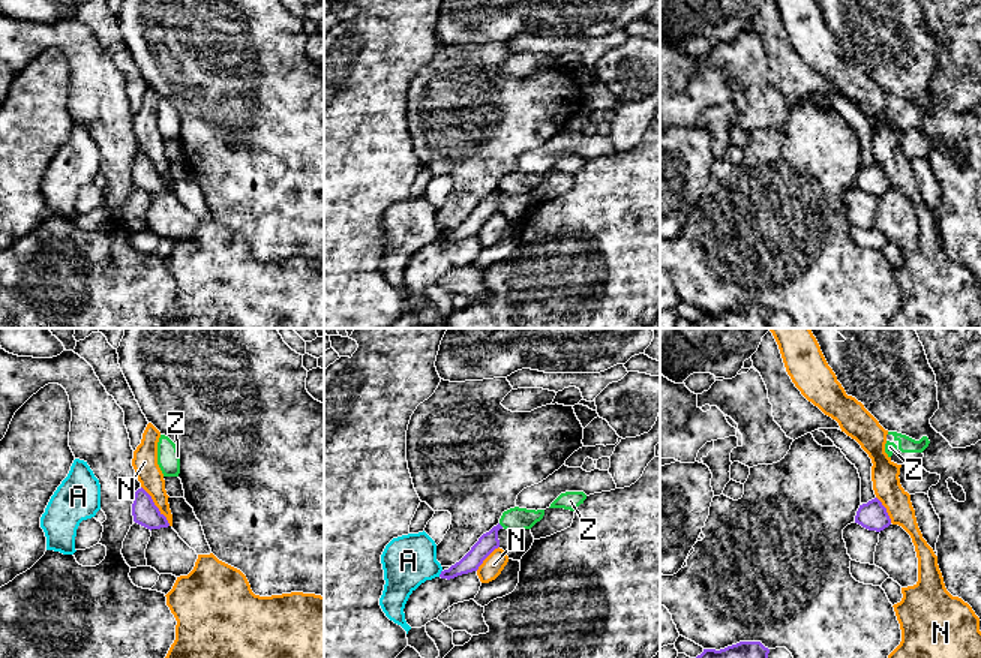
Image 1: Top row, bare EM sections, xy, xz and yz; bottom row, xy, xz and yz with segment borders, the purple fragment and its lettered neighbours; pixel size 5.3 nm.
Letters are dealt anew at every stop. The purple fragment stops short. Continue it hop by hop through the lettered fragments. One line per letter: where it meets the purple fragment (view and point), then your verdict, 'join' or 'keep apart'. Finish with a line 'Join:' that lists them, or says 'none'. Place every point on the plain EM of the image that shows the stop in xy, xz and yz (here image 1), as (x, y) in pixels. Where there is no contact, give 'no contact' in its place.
A: meets purple in xz at (441, 237); keep apart
N: meets purple in xy at (155, 170); keep apart
Z: meets purple in xz at (500, 189); keep apart
Join: none

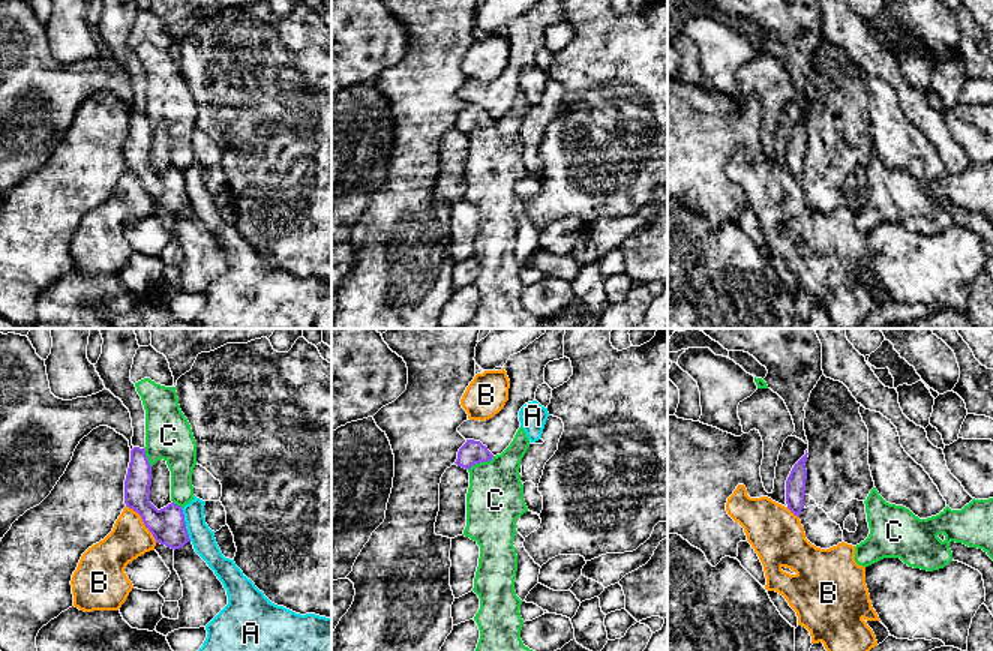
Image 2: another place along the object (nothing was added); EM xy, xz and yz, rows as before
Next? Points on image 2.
A: meets purple in xy at (185, 189); keep apart
B: meets purple in xy at (143, 185); keep apart
C: meets purple in xz at (480, 125); keep apart
Join: none

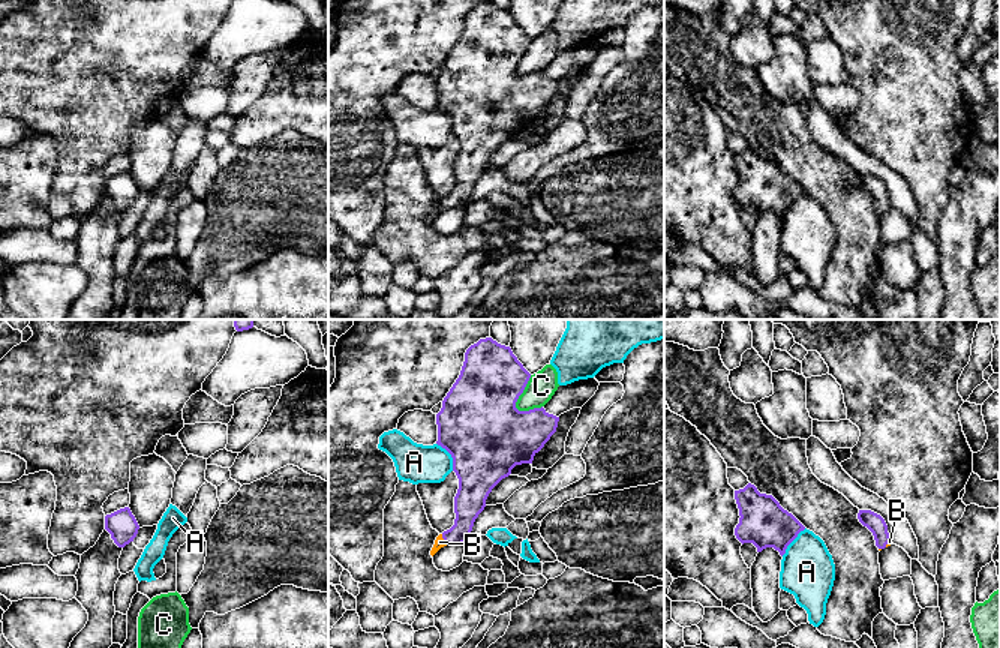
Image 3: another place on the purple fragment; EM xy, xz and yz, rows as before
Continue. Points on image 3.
A: meets purple in xz at (452, 120); keep apart
B: meets purple in xz at (443, 201); join
C: meets purple in xz at (522, 56); keep apart
Join: B

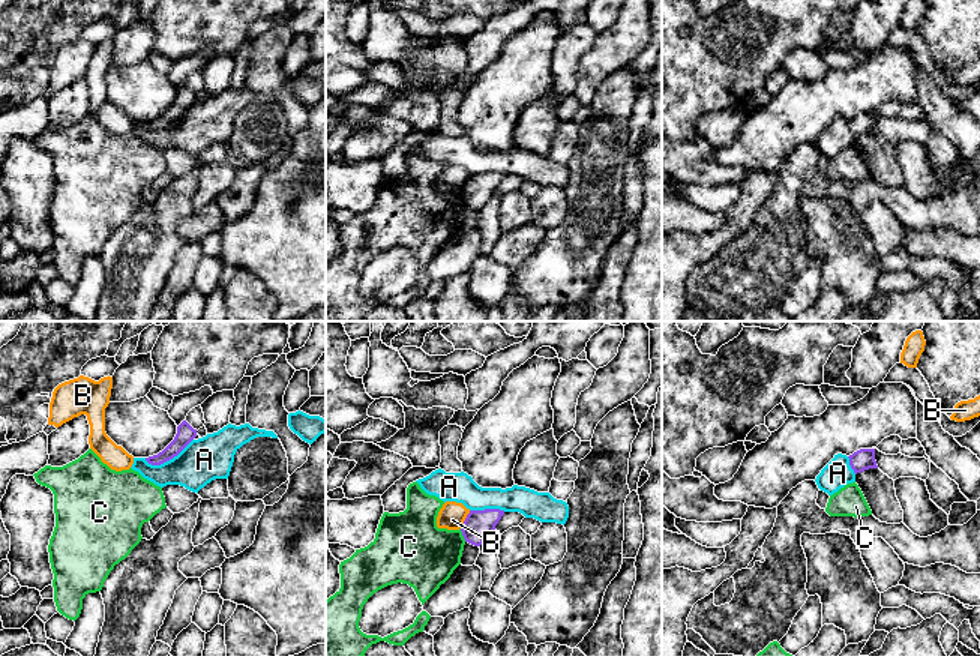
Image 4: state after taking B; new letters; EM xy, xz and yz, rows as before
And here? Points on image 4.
A: meets purple in xy at (168, 123); keep apart
B: meets purple in xz at (465, 183); keep apart
C: meets purple in xz at (462, 198); keep apart
Join: none

